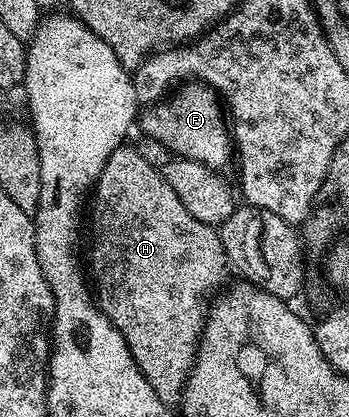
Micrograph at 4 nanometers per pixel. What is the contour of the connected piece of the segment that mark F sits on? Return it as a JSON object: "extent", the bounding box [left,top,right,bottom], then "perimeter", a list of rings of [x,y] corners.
{"extent":[144,83,235,171],"perimeter":[[[200,83],[182,84],[172,96],[152,106],[146,113],[149,114],[145,117],[144,136],[159,139],[159,143],[169,148],[170,154],[198,161],[214,171],[224,170],[228,161],[230,164],[235,149],[223,116],[222,102],[212,89]]]}

